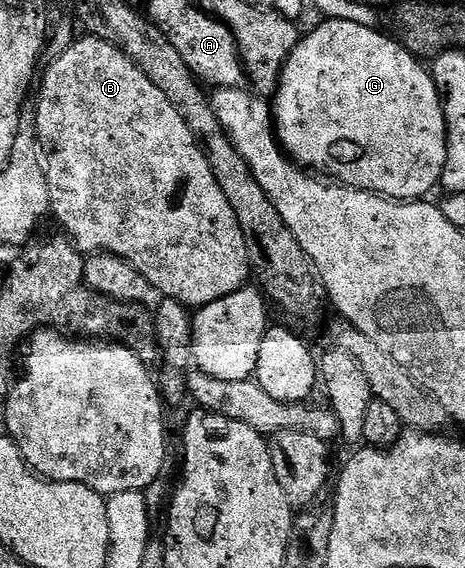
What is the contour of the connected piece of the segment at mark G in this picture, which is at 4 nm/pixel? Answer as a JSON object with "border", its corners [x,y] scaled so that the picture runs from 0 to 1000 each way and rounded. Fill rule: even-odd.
{"border":[[[703,32],[690,33],[686,39],[690,42],[673,56],[656,55],[647,62],[645,72],[632,81],[602,132],[602,151],[589,164],[589,224],[602,259],[647,296],[669,299],[680,306],[695,306],[753,331],[772,331],[776,338],[806,338],[811,345],[830,345],[839,352],[871,356],[895,356],[918,347],[912,343],[929,329],[935,333],[946,322],[946,308],[959,292],[959,257],[963,255],[955,181],[946,176],[946,160],[938,155],[927,125],[897,100],[882,97],[860,79],[858,70],[834,60],[824,63],[809,49],[789,49],[770,39]]]}

